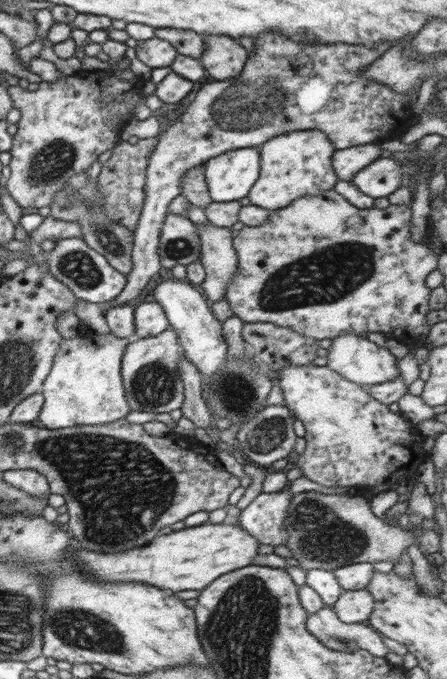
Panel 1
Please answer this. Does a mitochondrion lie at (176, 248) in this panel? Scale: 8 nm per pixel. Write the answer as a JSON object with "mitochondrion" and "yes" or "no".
{"mitochondrion":"yes"}

